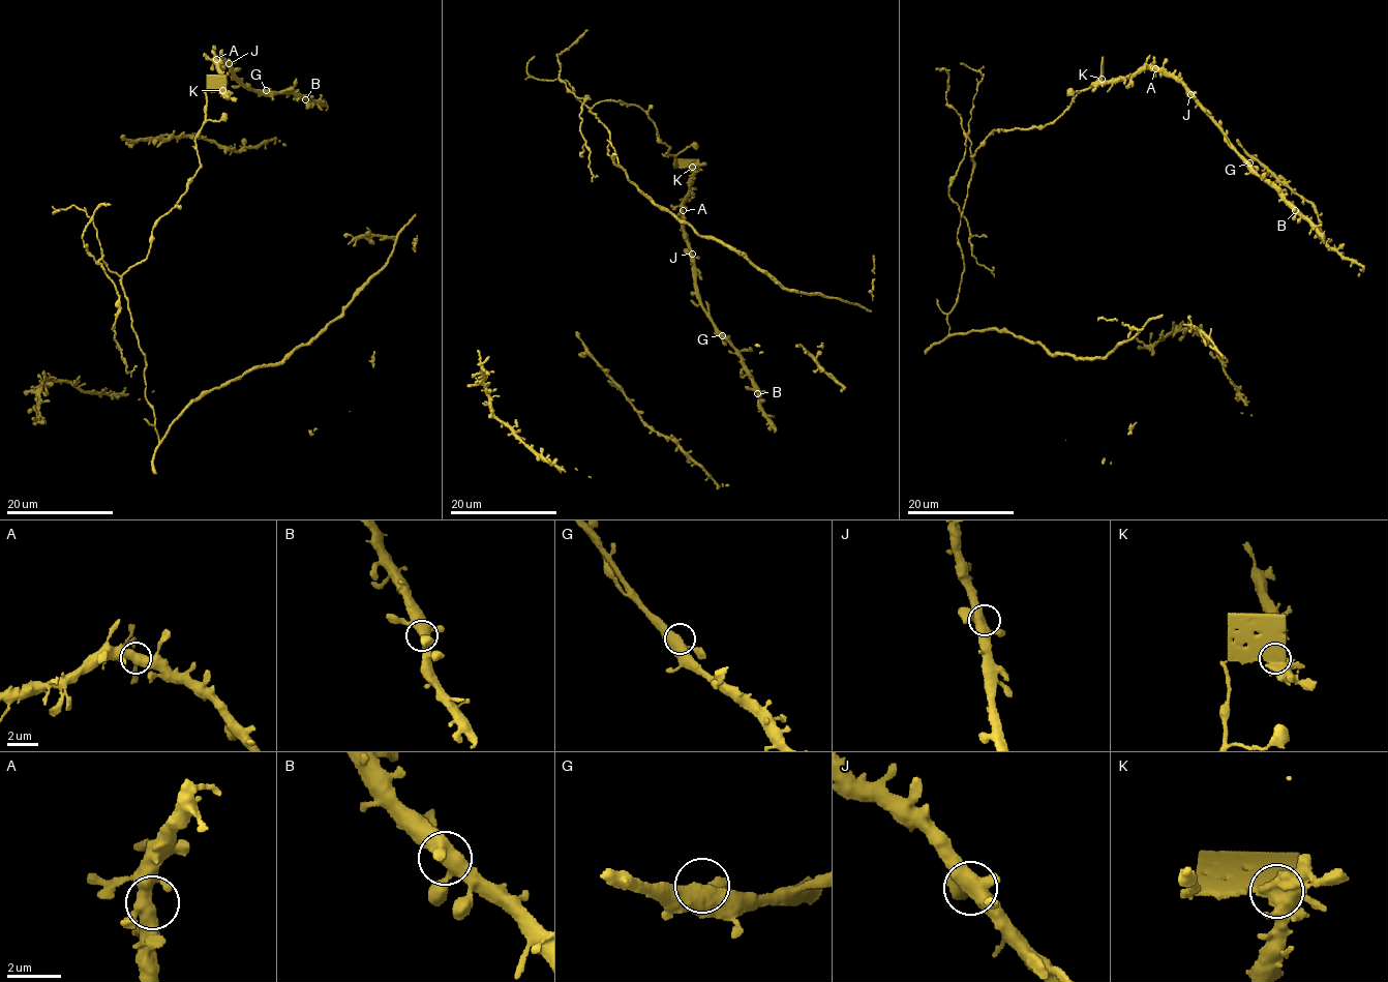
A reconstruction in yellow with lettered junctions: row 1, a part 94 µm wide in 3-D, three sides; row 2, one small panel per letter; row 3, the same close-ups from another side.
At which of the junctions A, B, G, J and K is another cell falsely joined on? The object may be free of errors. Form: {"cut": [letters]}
{"cut": ["K"]}

